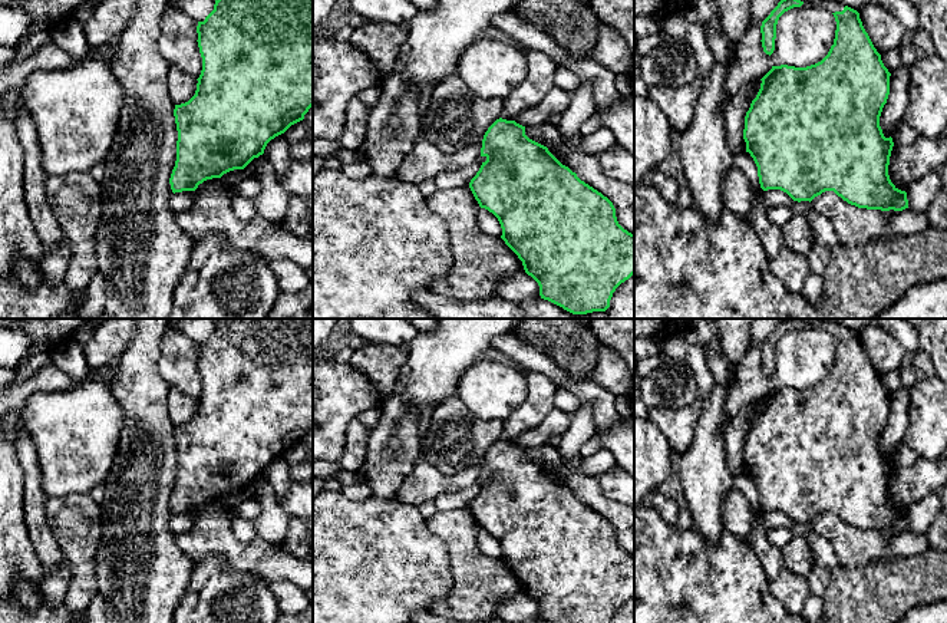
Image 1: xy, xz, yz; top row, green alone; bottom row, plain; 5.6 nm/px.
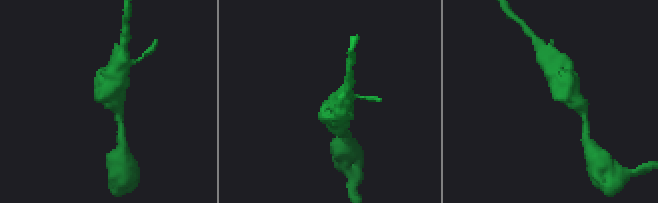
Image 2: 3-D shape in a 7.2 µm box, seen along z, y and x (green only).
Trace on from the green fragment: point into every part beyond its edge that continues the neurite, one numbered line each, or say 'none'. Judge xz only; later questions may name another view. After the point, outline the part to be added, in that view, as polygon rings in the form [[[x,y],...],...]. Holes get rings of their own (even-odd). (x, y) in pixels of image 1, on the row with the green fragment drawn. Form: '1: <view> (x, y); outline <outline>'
none

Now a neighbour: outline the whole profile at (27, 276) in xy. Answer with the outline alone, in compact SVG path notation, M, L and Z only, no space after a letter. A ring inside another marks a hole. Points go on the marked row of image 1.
M19 263L16 266L16 277L24 287L33 289L40 281L40 271L27 263Z

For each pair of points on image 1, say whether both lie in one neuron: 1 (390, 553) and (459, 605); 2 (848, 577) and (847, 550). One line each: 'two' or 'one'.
1: two
2: two

